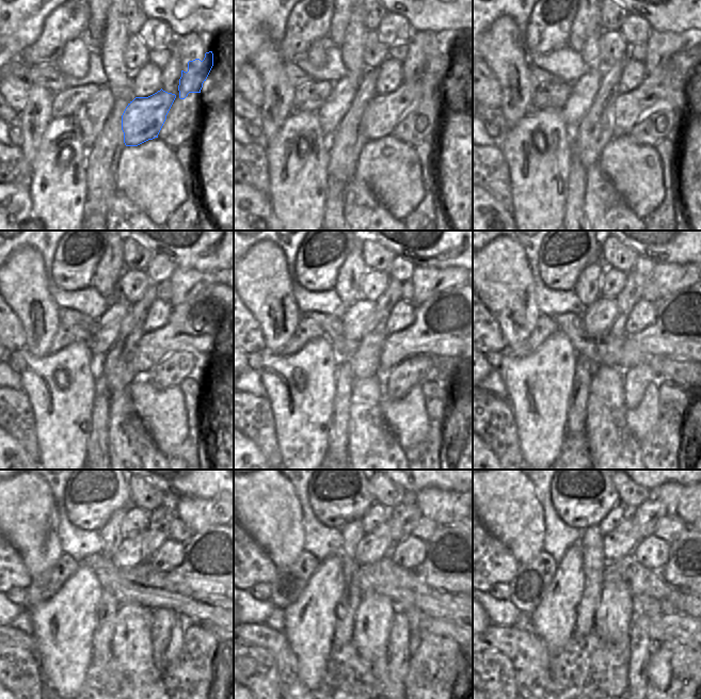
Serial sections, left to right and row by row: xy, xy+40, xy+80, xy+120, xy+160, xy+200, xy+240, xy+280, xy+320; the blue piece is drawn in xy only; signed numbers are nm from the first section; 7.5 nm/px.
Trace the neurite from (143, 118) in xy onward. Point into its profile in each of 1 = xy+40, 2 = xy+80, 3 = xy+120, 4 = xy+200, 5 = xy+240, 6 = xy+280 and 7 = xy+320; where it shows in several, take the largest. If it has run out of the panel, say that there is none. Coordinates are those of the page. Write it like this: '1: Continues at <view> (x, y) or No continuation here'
1: Continues at xy+40 (384, 112)
2: Continues at xy+80 (681, 81)
3: Continues at xy+120 (211, 322)
4: Continues at xy+200 (689, 324)
5: Continues at xy+240 (211, 565)
6: Continues at xy+280 (450, 565)
7: Continues at xy+320 (689, 566)

